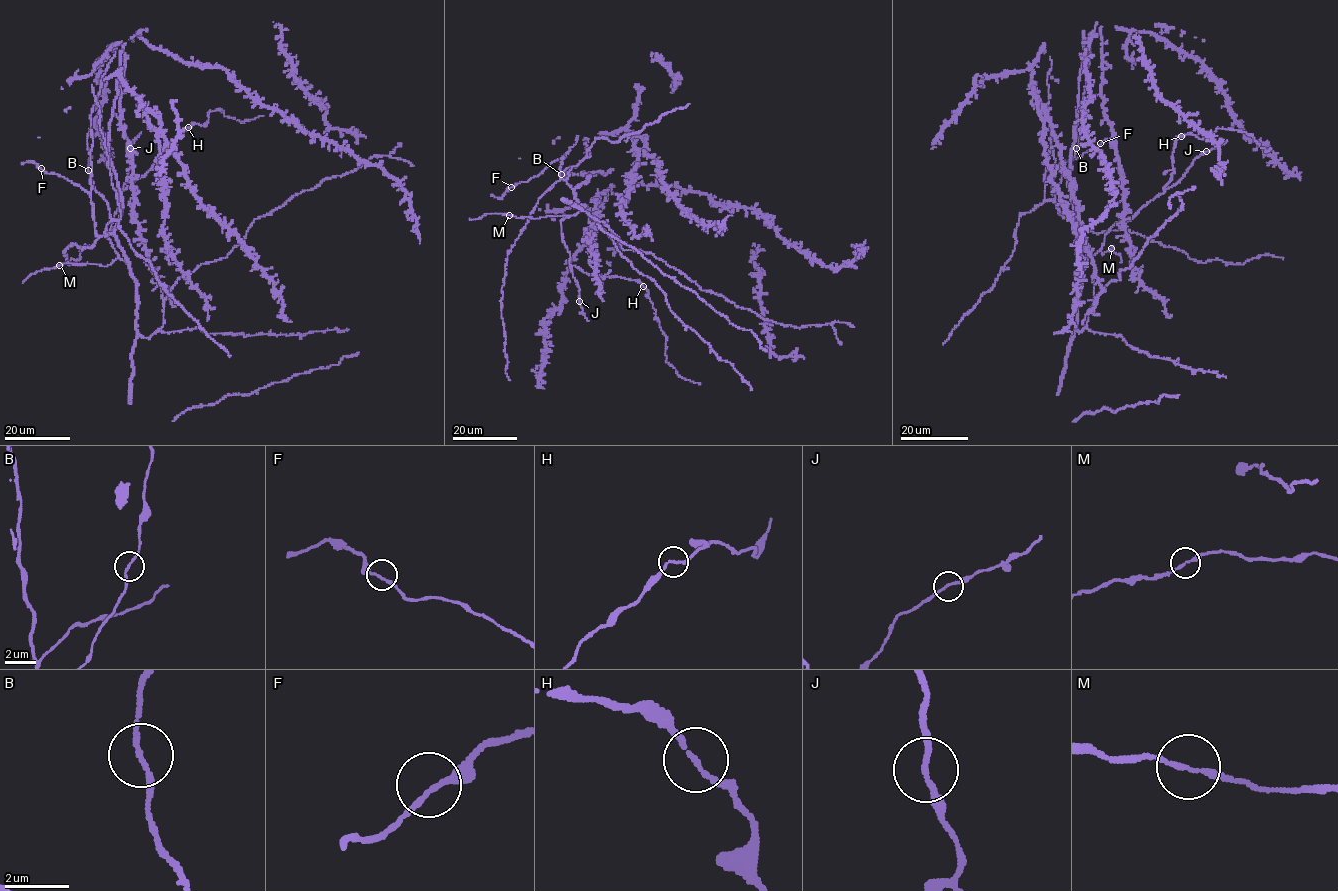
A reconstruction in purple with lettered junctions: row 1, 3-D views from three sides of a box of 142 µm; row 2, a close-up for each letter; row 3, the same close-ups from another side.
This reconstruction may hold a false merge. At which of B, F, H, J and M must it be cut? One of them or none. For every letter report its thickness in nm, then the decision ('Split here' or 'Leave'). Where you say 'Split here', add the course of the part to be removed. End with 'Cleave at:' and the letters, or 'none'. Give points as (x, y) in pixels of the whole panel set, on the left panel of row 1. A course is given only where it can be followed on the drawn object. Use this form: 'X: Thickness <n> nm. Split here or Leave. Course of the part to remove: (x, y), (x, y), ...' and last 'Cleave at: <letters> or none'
B: Thickness 150 nm. Leave
F: Thickness 150 nm. Leave
H: Thickness 150 nm. Leave
J: Thickness 150 nm. Leave
M: Thickness 160 nm. Leave
Cleave at: none

